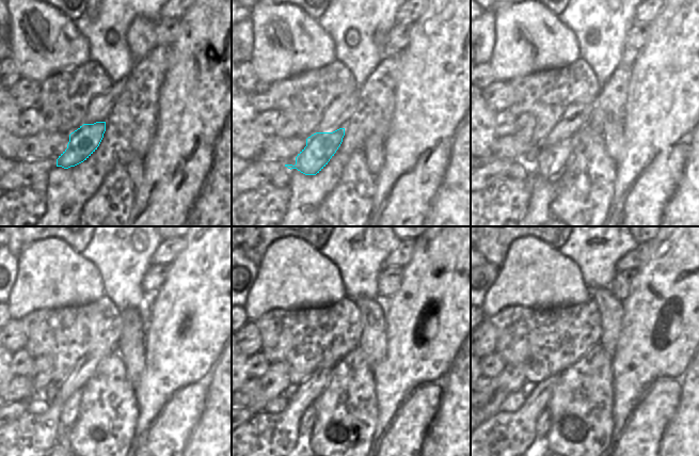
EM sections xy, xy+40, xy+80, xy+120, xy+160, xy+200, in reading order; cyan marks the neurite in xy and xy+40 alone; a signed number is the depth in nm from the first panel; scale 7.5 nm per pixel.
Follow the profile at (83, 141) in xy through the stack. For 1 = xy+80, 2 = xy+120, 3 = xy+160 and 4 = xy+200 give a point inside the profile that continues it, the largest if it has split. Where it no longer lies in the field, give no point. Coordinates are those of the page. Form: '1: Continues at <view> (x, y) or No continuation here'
1: Continues at xy+80 (551, 160)
2: Continues at xy+120 (70, 409)
3: Continues at xy+160 (307, 420)
4: Continues at xy+200 (543, 422).

